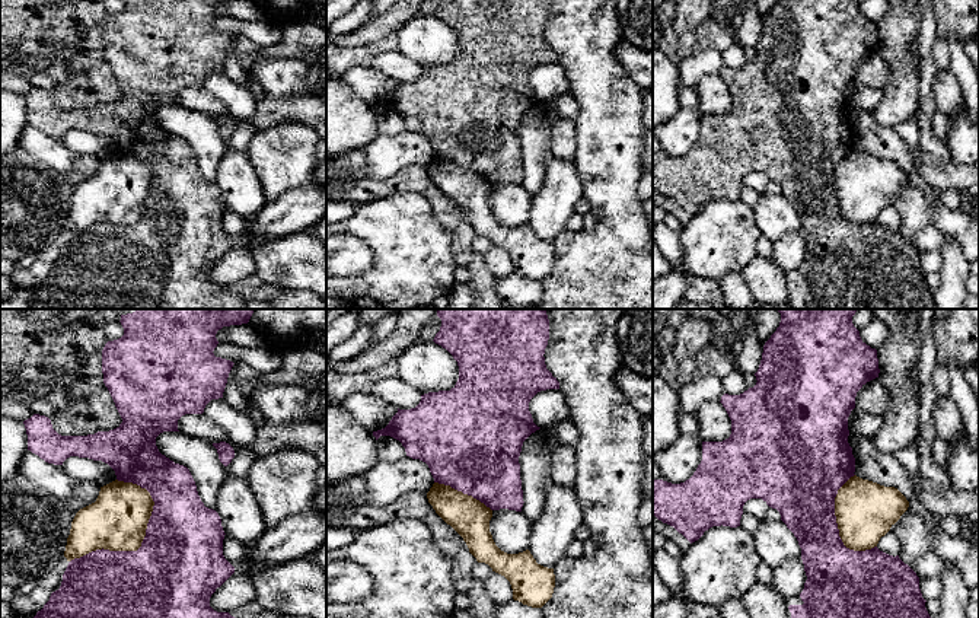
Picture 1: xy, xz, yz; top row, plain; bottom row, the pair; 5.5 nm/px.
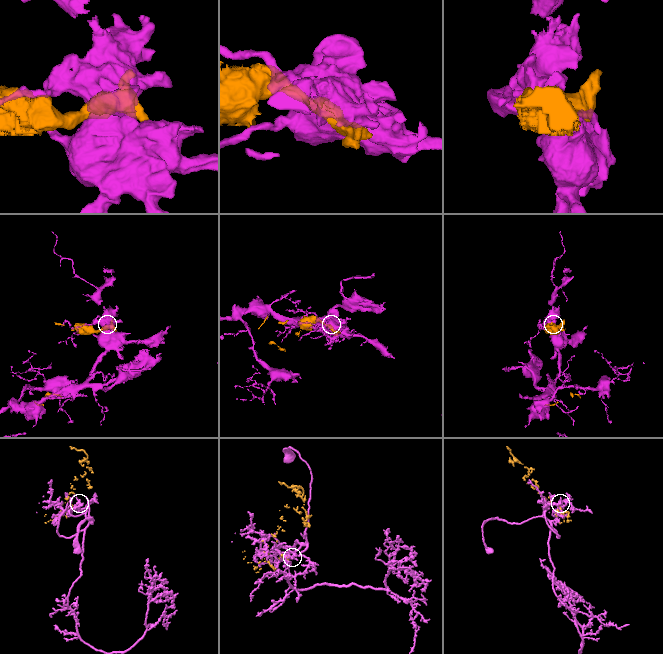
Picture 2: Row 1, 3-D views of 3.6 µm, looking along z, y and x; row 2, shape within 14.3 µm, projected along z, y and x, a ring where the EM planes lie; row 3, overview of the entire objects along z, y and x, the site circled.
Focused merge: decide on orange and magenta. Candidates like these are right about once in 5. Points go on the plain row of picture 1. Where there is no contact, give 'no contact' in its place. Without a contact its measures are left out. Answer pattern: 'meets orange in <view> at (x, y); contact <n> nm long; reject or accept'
meets orange in xy at (131, 223); contact 600 nm long; reject

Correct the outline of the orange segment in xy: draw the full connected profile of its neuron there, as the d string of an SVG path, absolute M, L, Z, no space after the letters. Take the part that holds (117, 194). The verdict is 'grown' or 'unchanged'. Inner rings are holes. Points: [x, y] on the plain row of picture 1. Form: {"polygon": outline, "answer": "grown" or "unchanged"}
{"polygon": "M115 153L101 160L96 175L76 187L64 230L71 235L102 222L137 224L153 179L150 166L137 157Z", "answer": "unchanged"}

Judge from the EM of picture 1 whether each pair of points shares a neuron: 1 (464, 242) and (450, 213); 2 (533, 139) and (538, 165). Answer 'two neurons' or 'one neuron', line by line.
1: one neuron
2: one neuron

